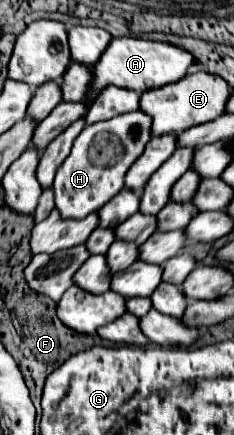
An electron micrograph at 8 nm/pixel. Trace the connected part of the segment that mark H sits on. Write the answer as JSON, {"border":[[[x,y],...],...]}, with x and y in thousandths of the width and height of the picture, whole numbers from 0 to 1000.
{"border":[[[585,253],[355,294],[303,340],[303,354],[252,382],[226,418],[235,478],[269,501],[363,501],[440,478],[500,441],[526,437],[543,391],[577,377],[645,322],[645,280],[637,262]]]}

